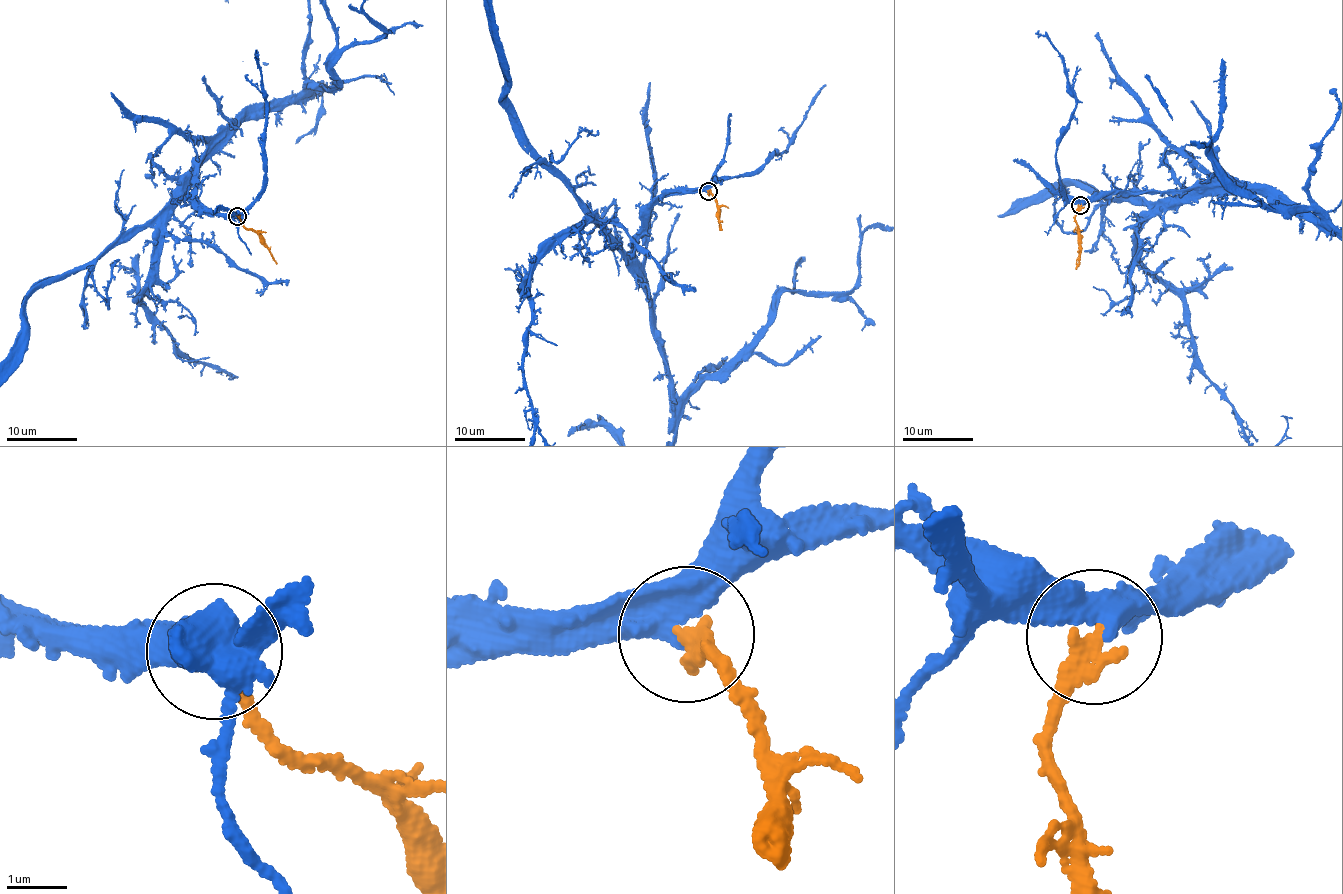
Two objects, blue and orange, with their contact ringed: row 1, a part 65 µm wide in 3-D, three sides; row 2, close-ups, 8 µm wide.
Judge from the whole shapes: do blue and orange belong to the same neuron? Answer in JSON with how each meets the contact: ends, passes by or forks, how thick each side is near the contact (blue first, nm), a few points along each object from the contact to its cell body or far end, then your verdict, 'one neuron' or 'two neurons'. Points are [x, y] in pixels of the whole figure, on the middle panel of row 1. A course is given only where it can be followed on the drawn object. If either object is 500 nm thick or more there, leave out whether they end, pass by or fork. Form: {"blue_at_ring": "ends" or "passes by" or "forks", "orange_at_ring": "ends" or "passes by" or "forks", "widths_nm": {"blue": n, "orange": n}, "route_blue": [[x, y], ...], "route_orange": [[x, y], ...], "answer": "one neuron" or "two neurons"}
{"blue_at_ring": "passes by", "orange_at_ring": "ends", "widths_nm": {"blue": 280, "orange": 260}, "route_blue": [[708, 190], [678, 187], [651, 208], [637, 246], [623, 250], [536, 152], [506, 102]], "route_orange": [[708, 190], [712, 194], [722, 230]], "answer": "one neuron"}

